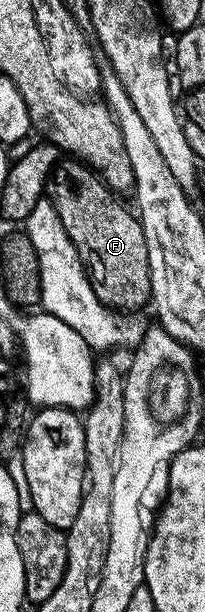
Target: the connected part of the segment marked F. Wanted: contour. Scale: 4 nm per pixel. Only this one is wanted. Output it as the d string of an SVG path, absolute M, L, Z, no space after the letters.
M77 160L59 161L46 179L44 194L56 208L56 216L60 216L60 224L64 224L64 232L68 232L68 240L72 240L99 300L114 312L138 312L142 305L147 305L148 240L144 240L137 213L131 207L129 210L89 166Z

